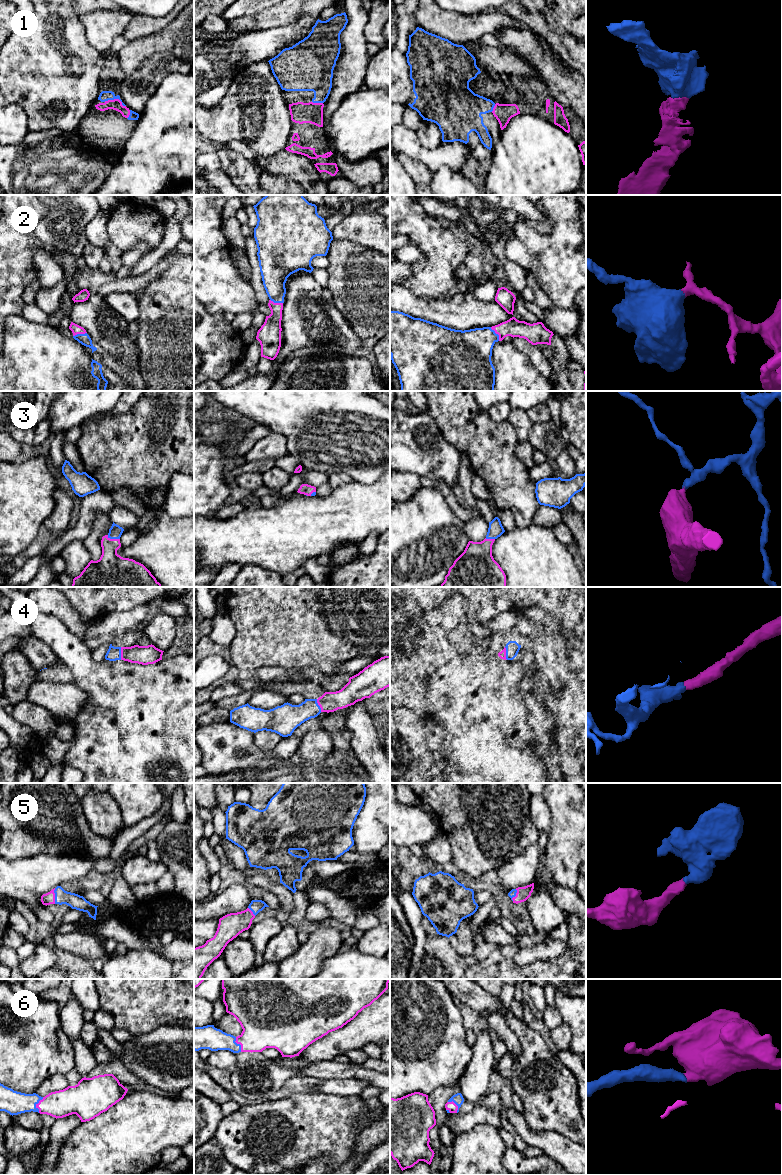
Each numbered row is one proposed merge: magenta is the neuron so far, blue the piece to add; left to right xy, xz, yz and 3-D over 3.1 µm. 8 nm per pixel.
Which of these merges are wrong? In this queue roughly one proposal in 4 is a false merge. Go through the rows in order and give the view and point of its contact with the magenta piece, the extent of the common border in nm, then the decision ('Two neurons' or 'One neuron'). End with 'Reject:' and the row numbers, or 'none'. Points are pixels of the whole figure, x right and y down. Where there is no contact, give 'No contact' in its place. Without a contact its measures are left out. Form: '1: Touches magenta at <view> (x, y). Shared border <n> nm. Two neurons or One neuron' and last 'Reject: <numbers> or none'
1: Touches magenta at xy (115, 99). Shared border 180 nm. One neuron
2: Touches magenta at yz (497, 333). Shared border 130 nm. One neuron
3: Touches magenta at xy (113, 539). Shared border 110 nm. One neuron
4: Touches magenta at xy (121, 653). Shared border 100 nm. One neuron
5: Touches magenta at xy (54, 896). Shared border 130 nm. One neuron
6: Touches magenta at xy (36, 1105). Shared border 130 nm. One neuron
Reject: none

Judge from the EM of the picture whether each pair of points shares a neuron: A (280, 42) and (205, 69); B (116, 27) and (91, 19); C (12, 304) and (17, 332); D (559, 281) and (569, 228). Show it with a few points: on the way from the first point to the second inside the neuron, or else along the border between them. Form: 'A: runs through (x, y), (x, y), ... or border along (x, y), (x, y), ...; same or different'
A: runs through (261, 46), (249, 47), (240, 53), (224, 59); same
B: runs through (110, 25), (99, 25), (97, 23); same
C: border along (21, 314), (10, 316); different
D: runs through (562, 268), (563, 244), (566, 241); same

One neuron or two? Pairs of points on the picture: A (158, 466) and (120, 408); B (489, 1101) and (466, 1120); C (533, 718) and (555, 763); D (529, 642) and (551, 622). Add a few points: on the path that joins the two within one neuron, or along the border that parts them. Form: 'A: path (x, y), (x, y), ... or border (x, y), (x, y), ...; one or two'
A: border (133, 406), (124, 413), (105, 414), (100, 419); two
B: path (484, 1106), (472, 1118); one
C: path (541, 729), (542, 741), (548, 752); one
D: path (536, 642), (551, 629); one

